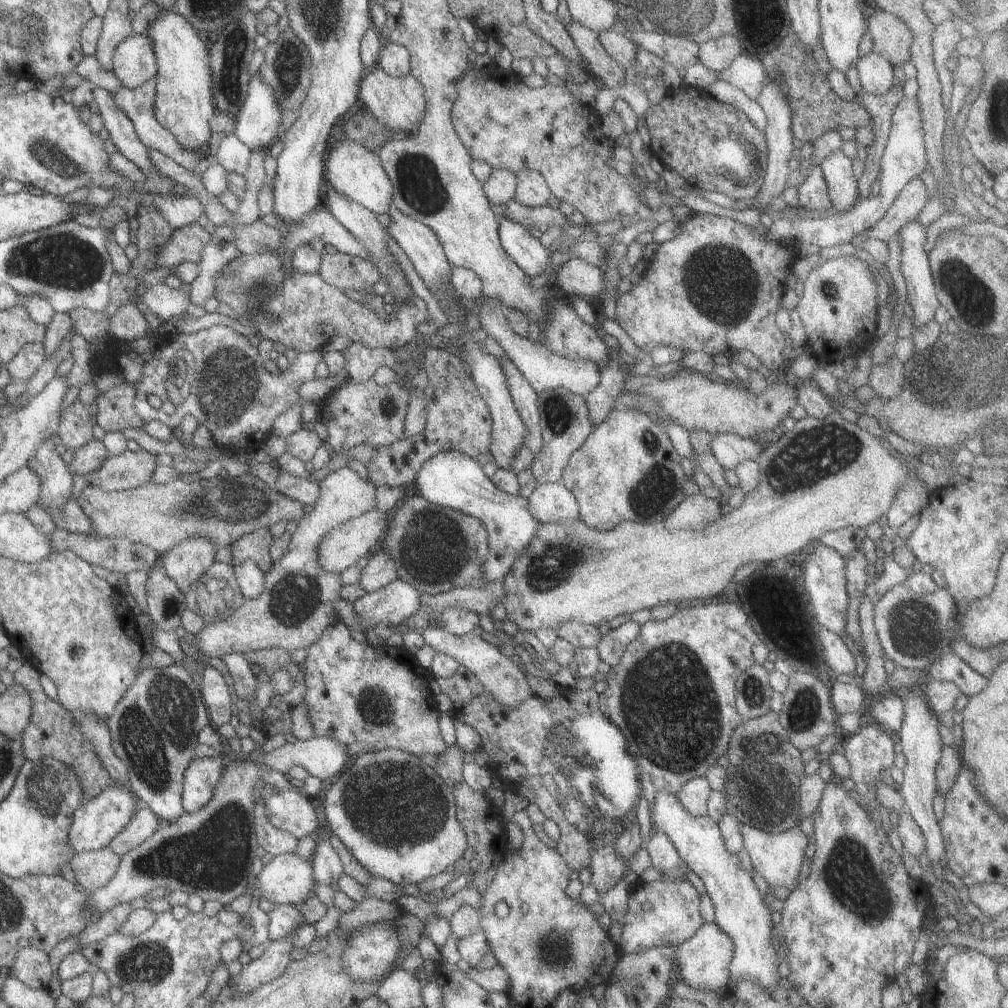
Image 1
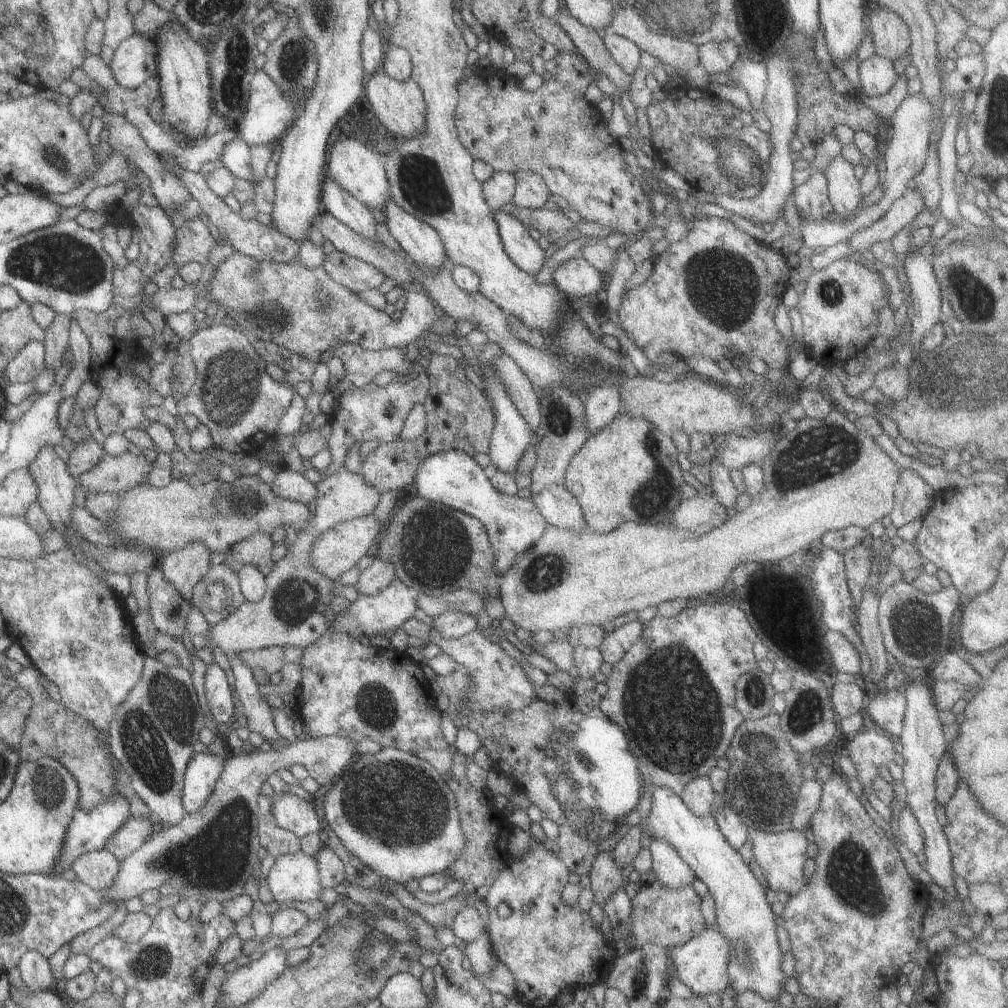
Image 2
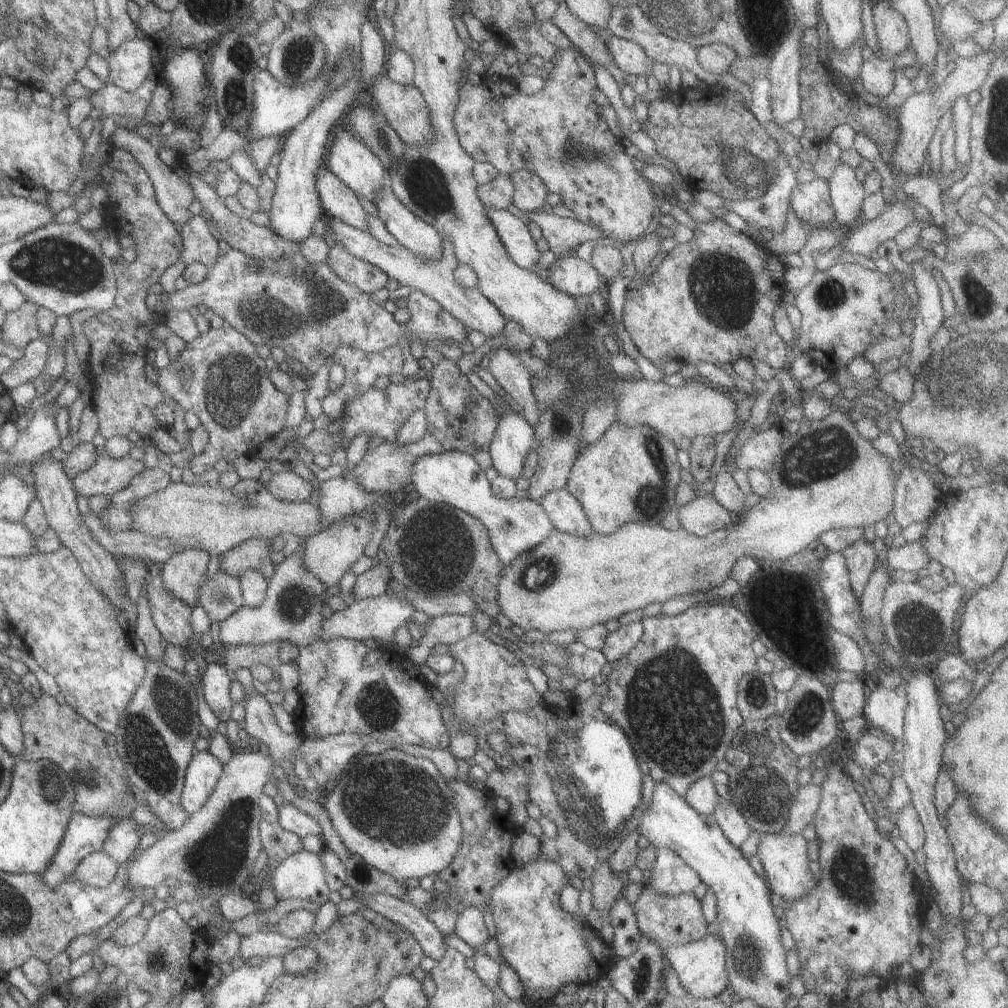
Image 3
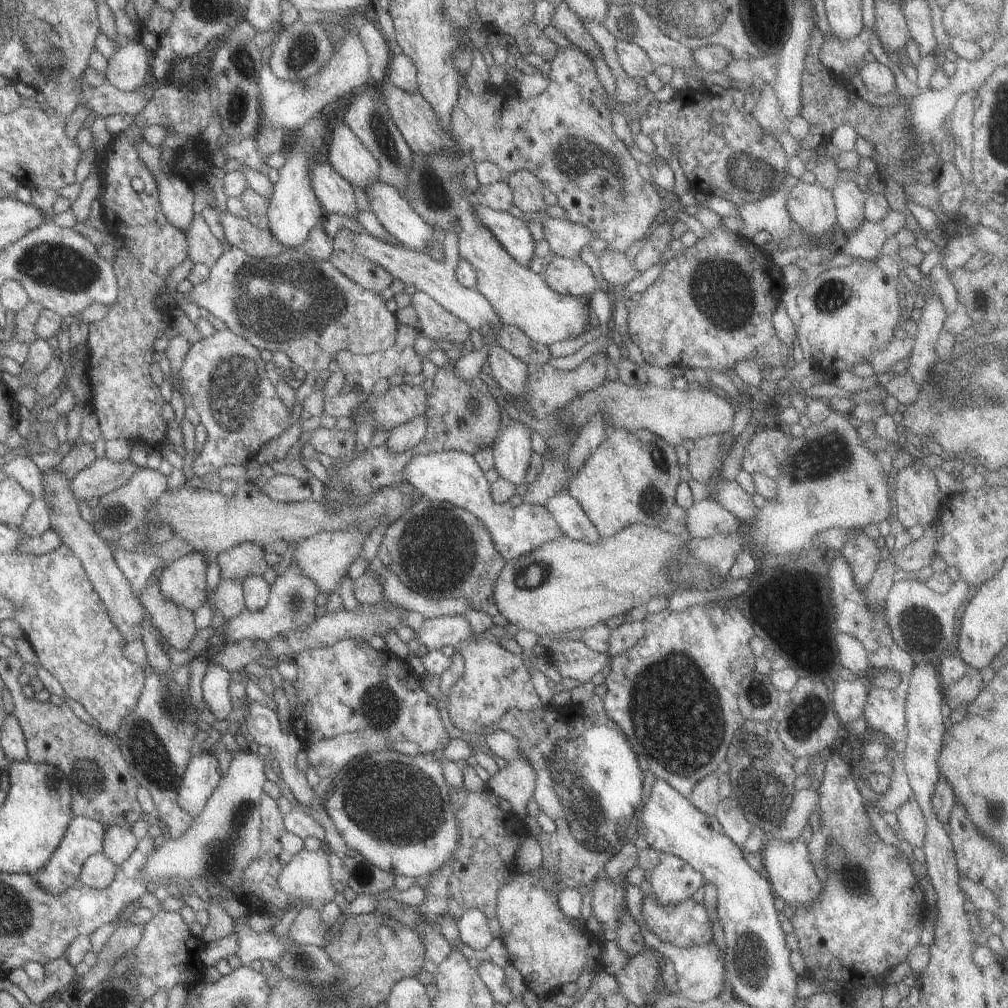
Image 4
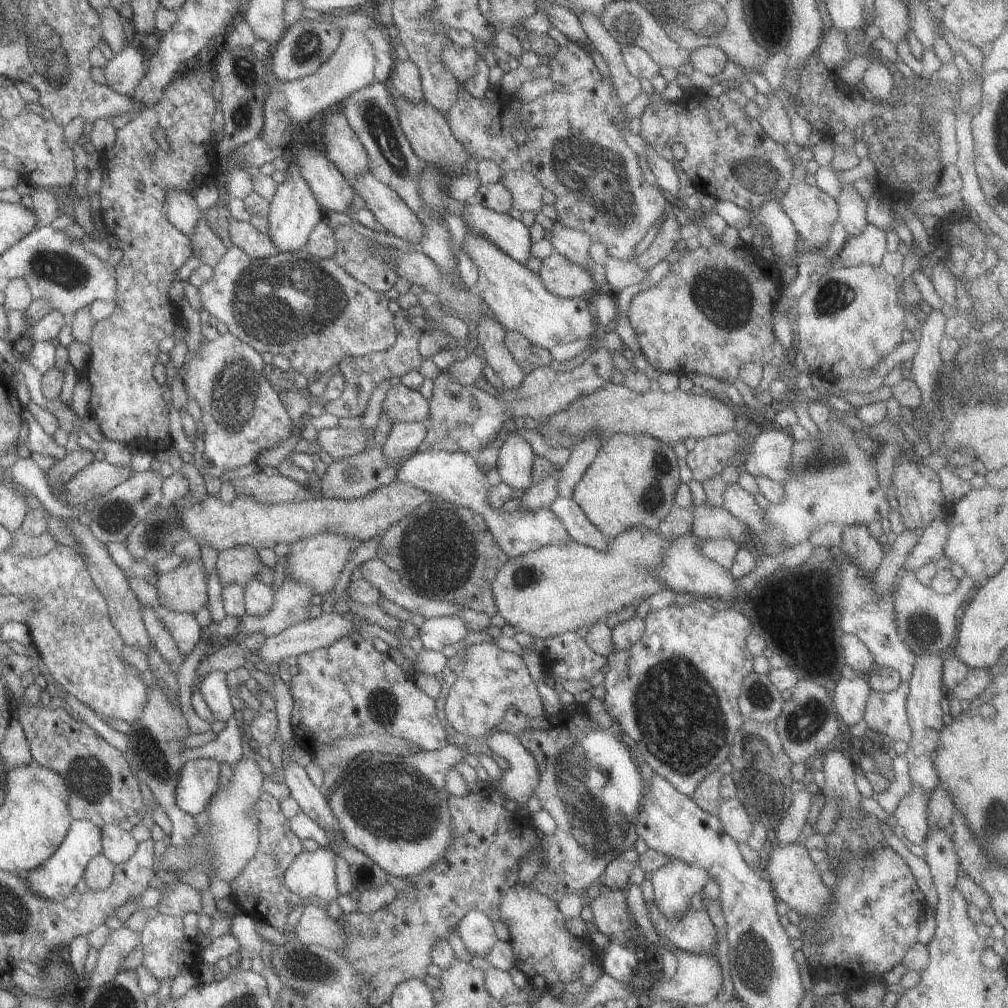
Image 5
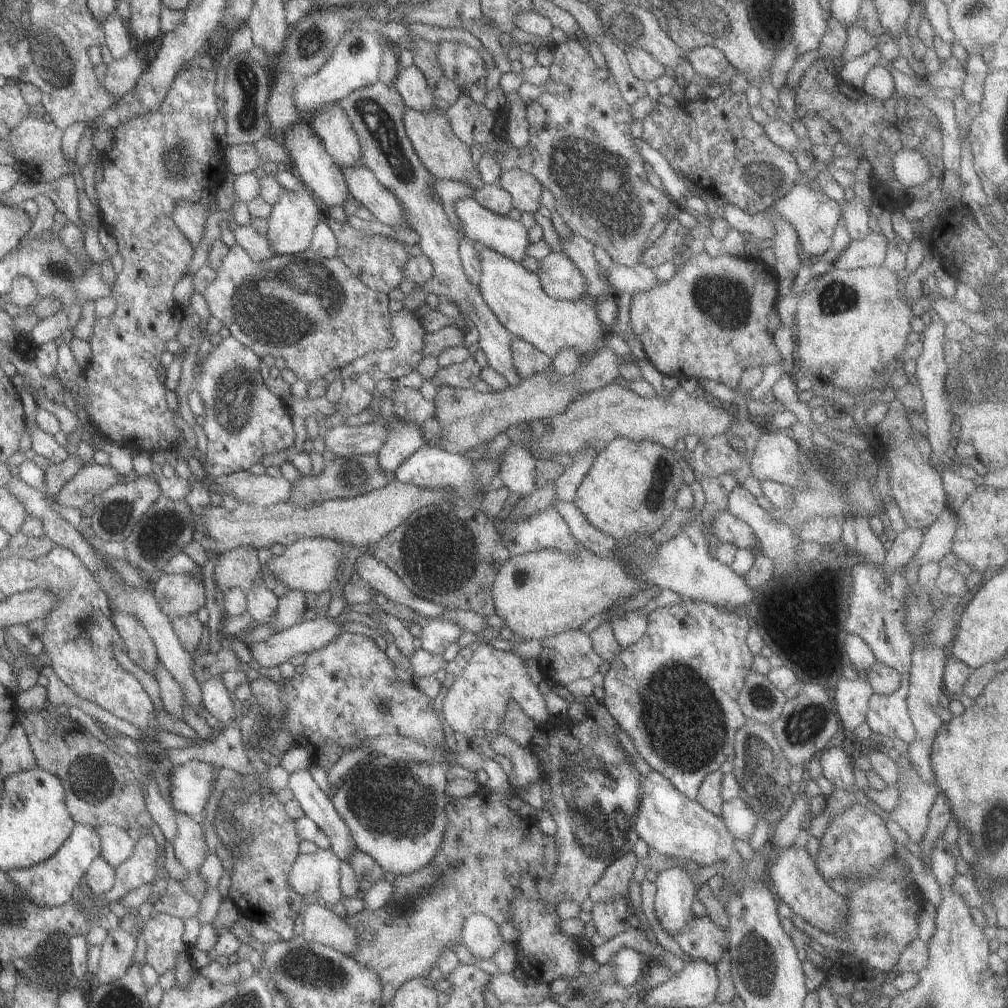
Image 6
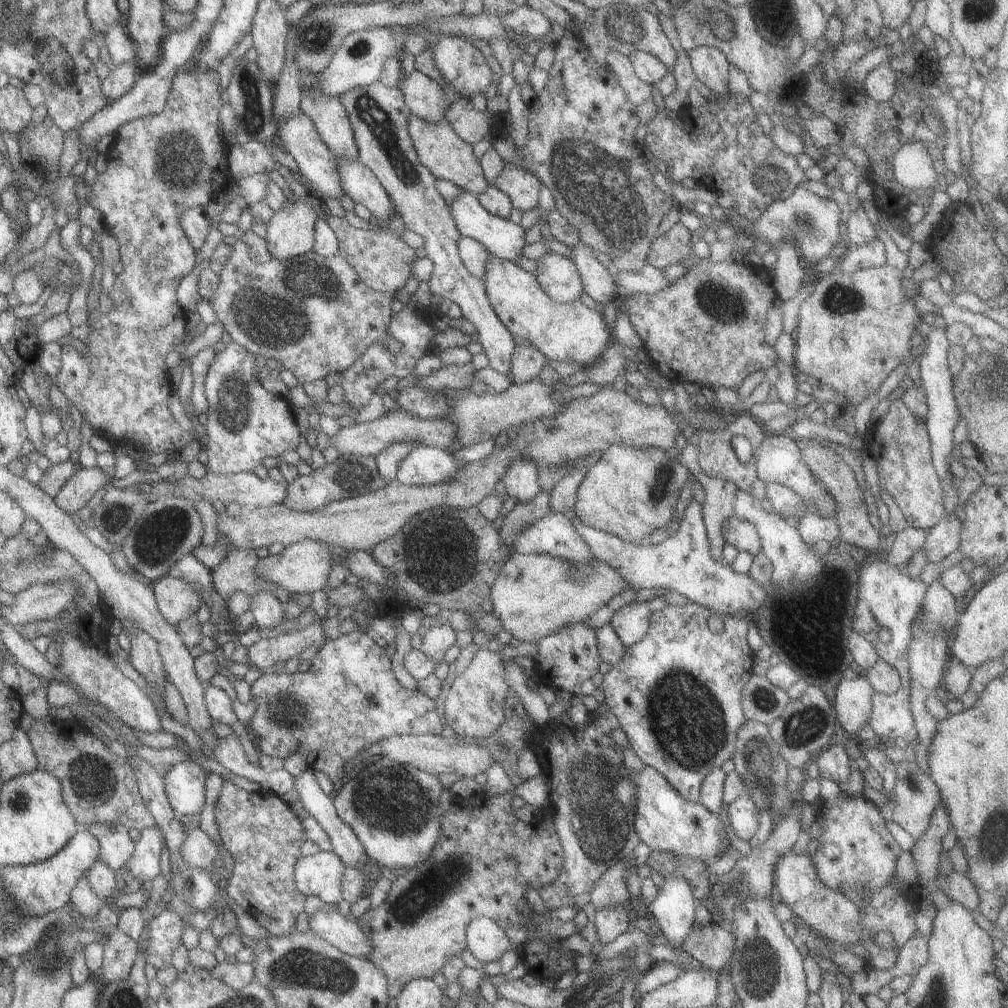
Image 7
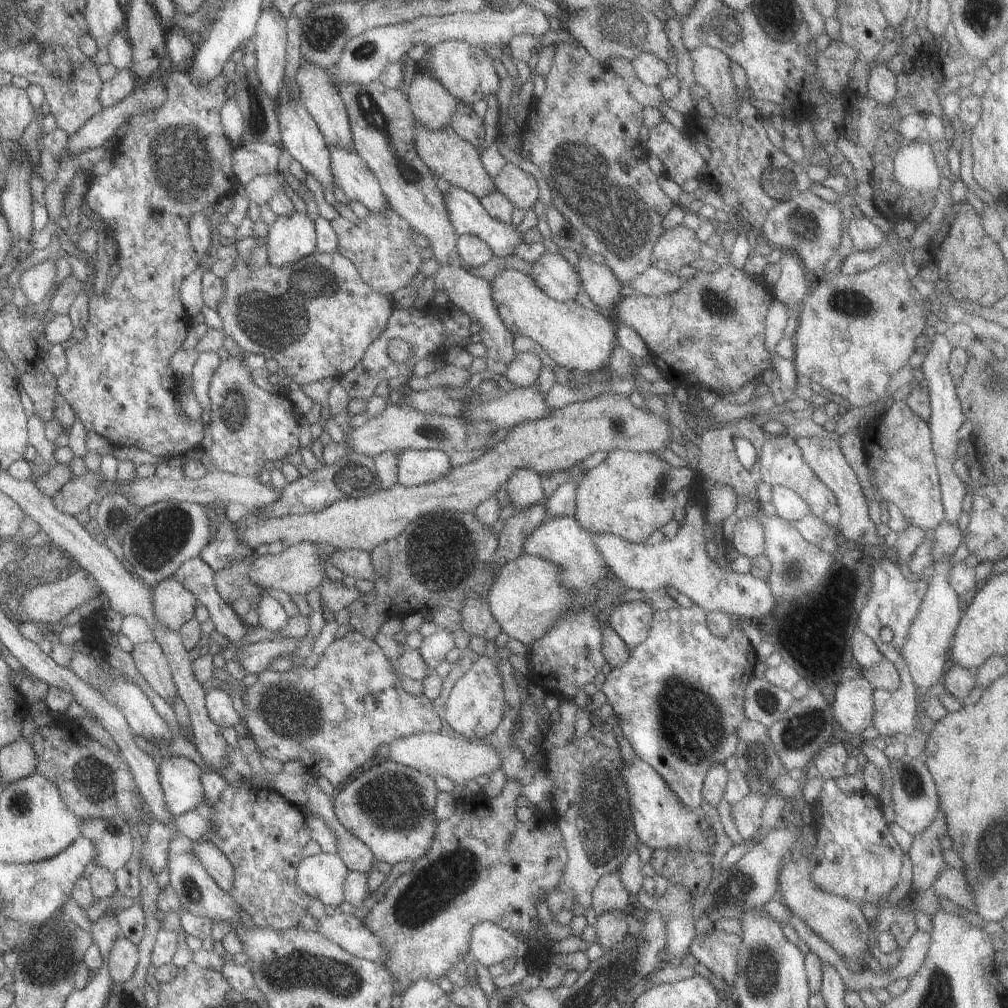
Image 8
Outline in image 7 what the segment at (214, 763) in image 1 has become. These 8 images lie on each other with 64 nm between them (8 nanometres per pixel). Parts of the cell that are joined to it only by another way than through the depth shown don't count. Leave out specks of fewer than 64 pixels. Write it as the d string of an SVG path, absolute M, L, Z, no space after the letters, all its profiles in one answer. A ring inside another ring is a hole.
M191 759L178 762L163 777L168 803L177 817L200 814L205 805L208 771Z

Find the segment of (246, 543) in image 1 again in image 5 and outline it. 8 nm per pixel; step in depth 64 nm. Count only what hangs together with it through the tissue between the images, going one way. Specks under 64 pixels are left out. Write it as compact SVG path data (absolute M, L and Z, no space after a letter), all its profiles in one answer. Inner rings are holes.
M238 545L219 551L215 569L222 586L228 583L245 586L254 579L272 585L274 568L262 564L258 551L250 545Z

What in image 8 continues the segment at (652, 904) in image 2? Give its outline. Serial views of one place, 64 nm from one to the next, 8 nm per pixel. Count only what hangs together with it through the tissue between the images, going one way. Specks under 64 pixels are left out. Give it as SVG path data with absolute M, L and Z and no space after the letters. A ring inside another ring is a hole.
M719 926L706 936L695 934L690 954L718 978L733 986L739 969L740 934L729 934Z

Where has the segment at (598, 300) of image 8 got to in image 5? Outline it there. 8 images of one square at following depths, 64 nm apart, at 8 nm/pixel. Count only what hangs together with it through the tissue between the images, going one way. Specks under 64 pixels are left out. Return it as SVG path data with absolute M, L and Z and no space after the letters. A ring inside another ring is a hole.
M556 220L553 225L552 234L548 236L548 239L550 239L555 252L563 254L572 262L588 268L589 272L591 272L589 267L591 257L589 255L588 249L593 243L593 240L590 238L590 235L588 233L577 231L576 229L571 229L570 227L564 226L560 220Z

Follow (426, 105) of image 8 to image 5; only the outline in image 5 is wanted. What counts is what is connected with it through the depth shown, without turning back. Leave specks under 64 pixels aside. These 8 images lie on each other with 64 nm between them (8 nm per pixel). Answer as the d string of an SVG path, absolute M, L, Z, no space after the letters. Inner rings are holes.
M396 58L393 64L393 71L384 84L394 94L398 94L407 101L416 102L425 98L419 68L410 60L401 61Z

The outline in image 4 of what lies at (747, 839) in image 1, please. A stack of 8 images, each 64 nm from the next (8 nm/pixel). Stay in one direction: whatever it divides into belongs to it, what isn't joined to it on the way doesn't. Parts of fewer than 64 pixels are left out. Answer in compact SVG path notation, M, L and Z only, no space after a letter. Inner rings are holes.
M772 838L764 840L764 847L761 851L764 866L763 874L770 881L771 889L775 897L780 896L786 904L797 907L807 905L812 906L815 899L823 891L824 882L818 879L814 873L814 864L808 857L808 847L803 838L791 841L783 841Z

